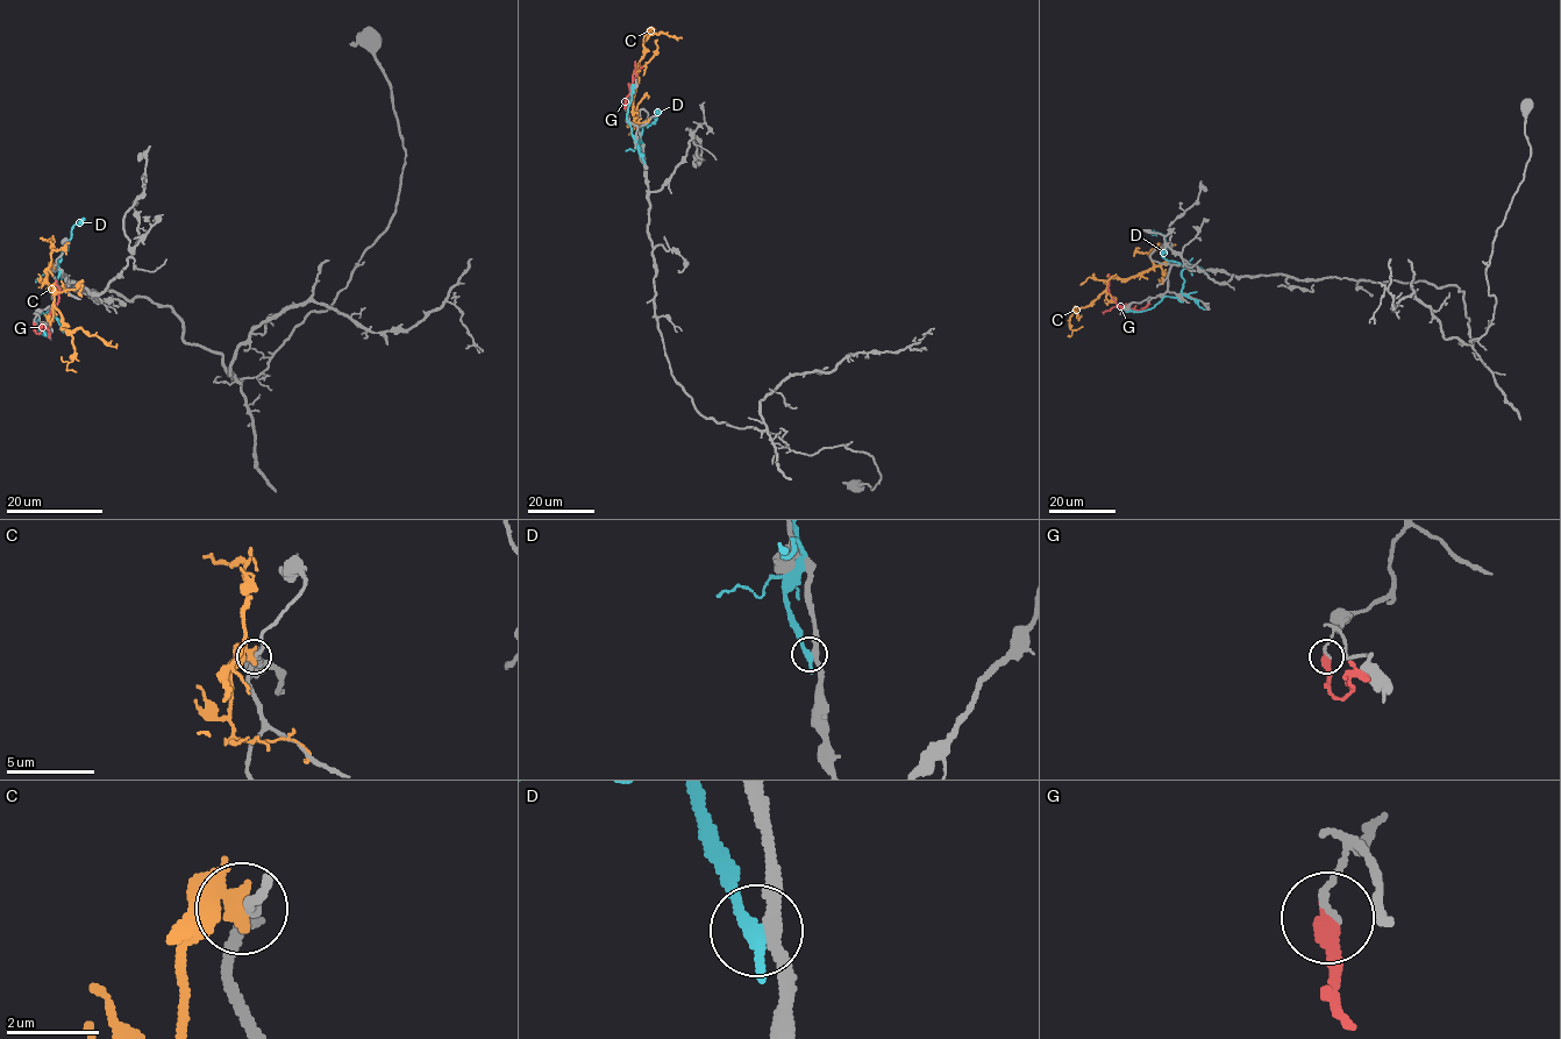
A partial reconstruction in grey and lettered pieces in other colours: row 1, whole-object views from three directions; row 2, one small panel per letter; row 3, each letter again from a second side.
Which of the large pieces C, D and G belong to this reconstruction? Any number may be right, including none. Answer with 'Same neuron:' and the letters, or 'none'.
Same neuron: none

